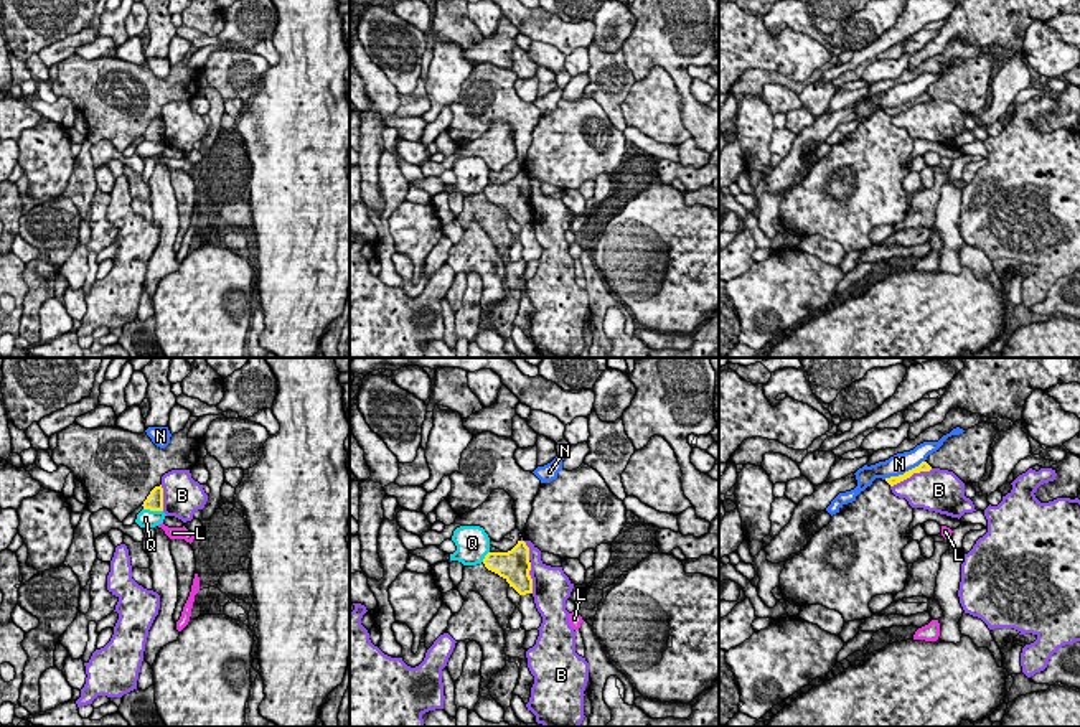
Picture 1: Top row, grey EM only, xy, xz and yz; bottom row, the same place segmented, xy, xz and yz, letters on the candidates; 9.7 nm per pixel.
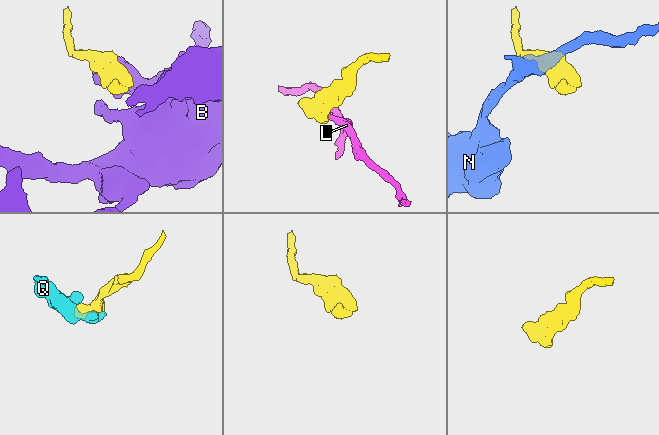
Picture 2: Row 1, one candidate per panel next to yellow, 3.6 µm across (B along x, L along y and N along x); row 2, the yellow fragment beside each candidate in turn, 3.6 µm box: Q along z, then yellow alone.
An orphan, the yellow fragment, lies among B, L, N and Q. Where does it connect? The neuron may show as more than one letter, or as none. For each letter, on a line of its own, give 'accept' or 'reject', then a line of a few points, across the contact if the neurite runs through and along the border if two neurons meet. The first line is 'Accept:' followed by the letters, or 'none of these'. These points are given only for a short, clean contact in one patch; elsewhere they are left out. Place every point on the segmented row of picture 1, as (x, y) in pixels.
Accept: none of these
B: reject
L: reject; line xz (530, 569), (530, 576)
N: reject
Q: reject

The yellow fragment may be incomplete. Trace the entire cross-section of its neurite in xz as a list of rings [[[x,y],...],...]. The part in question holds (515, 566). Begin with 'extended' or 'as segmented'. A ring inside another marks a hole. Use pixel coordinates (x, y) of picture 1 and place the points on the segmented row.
extended | [[[518,541],[518,544],[508,552],[488,552],[483,564],[488,570],[503,577],[509,587],[521,595],[518,608],[523,613],[523,630],[538,630],[542,623],[542,617],[538,612],[533,597],[529,547],[526,542]]]

